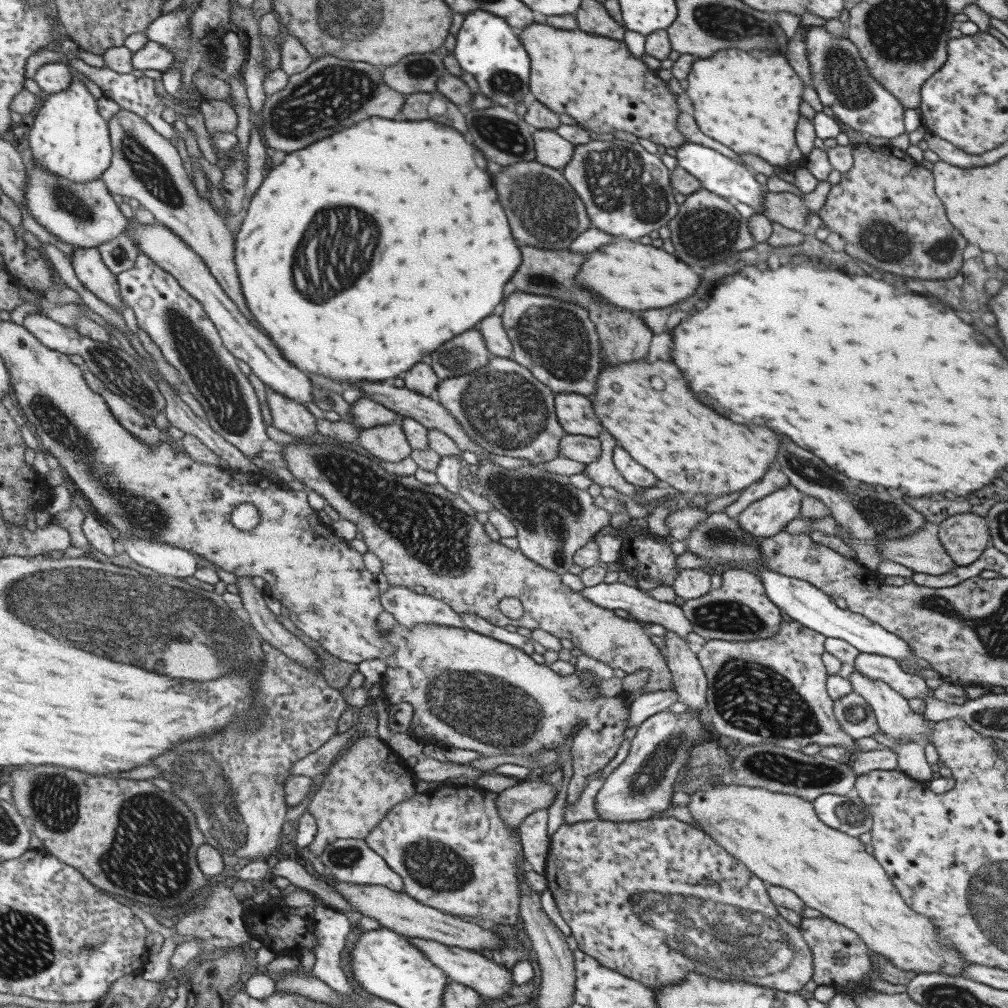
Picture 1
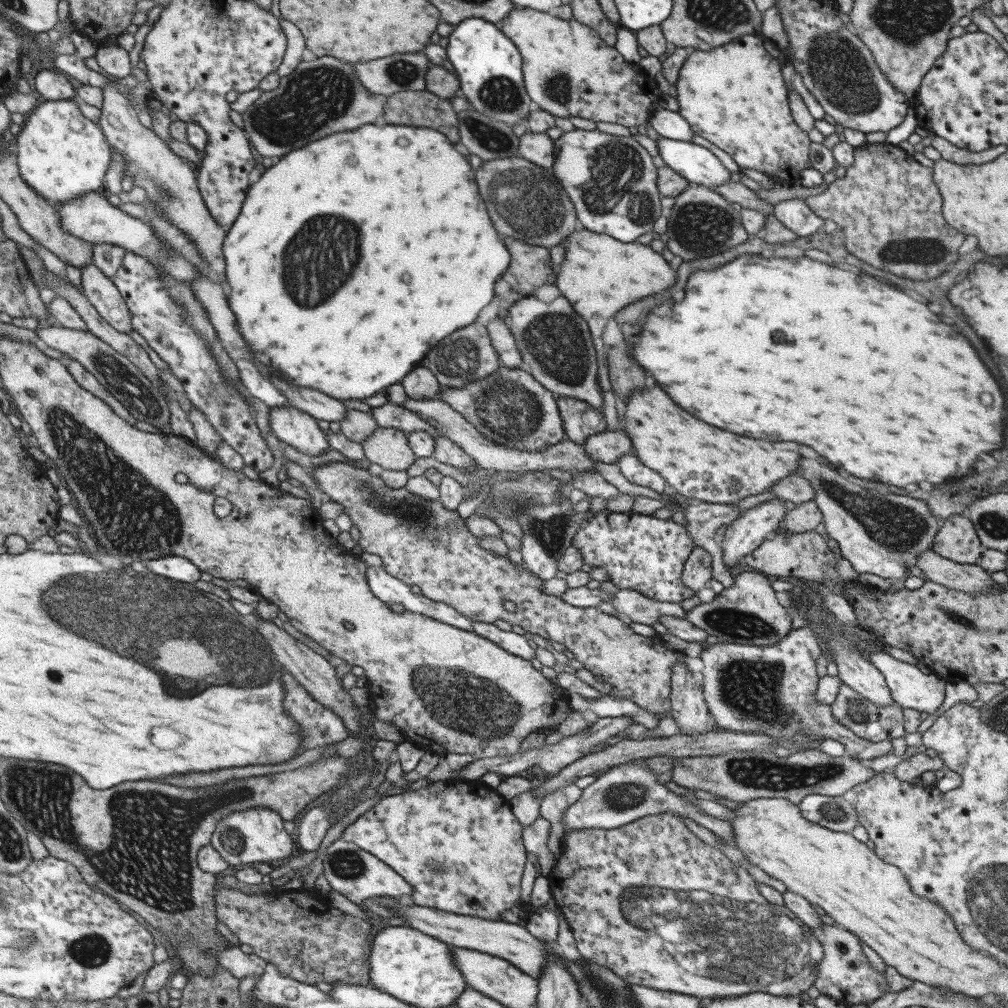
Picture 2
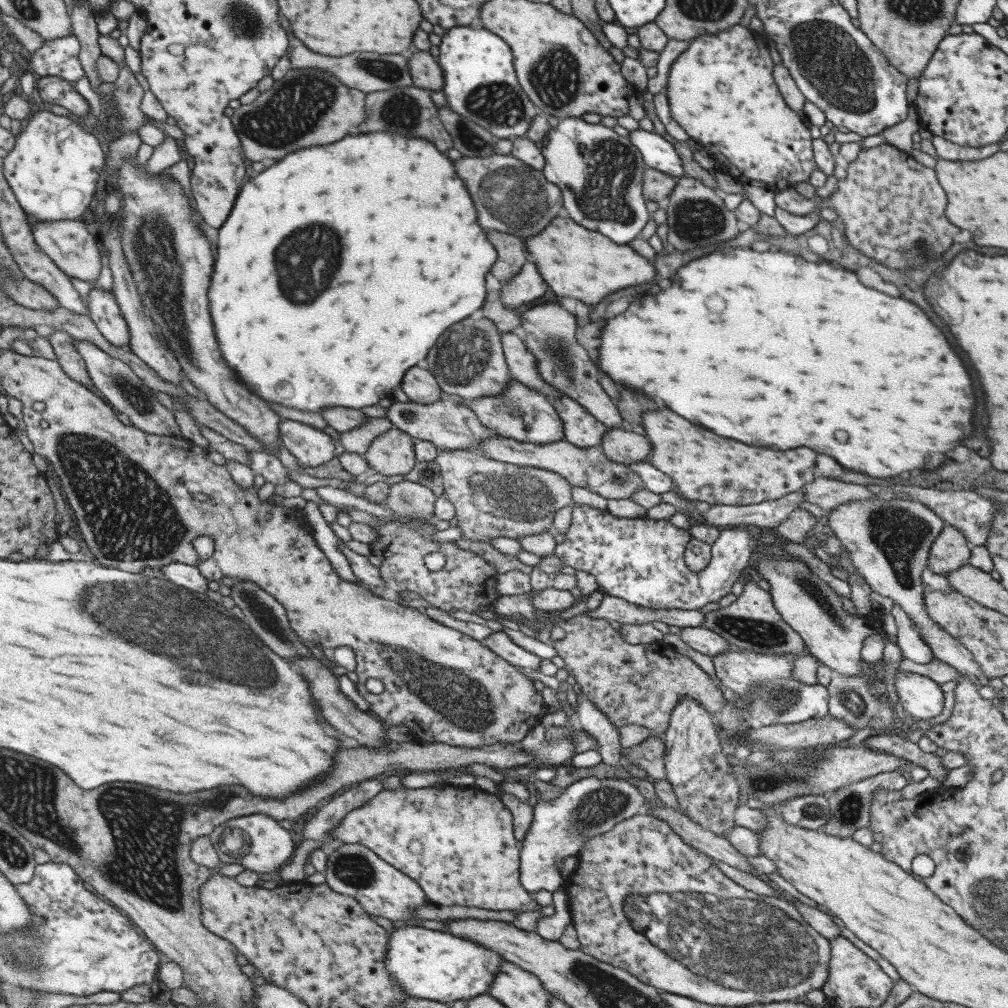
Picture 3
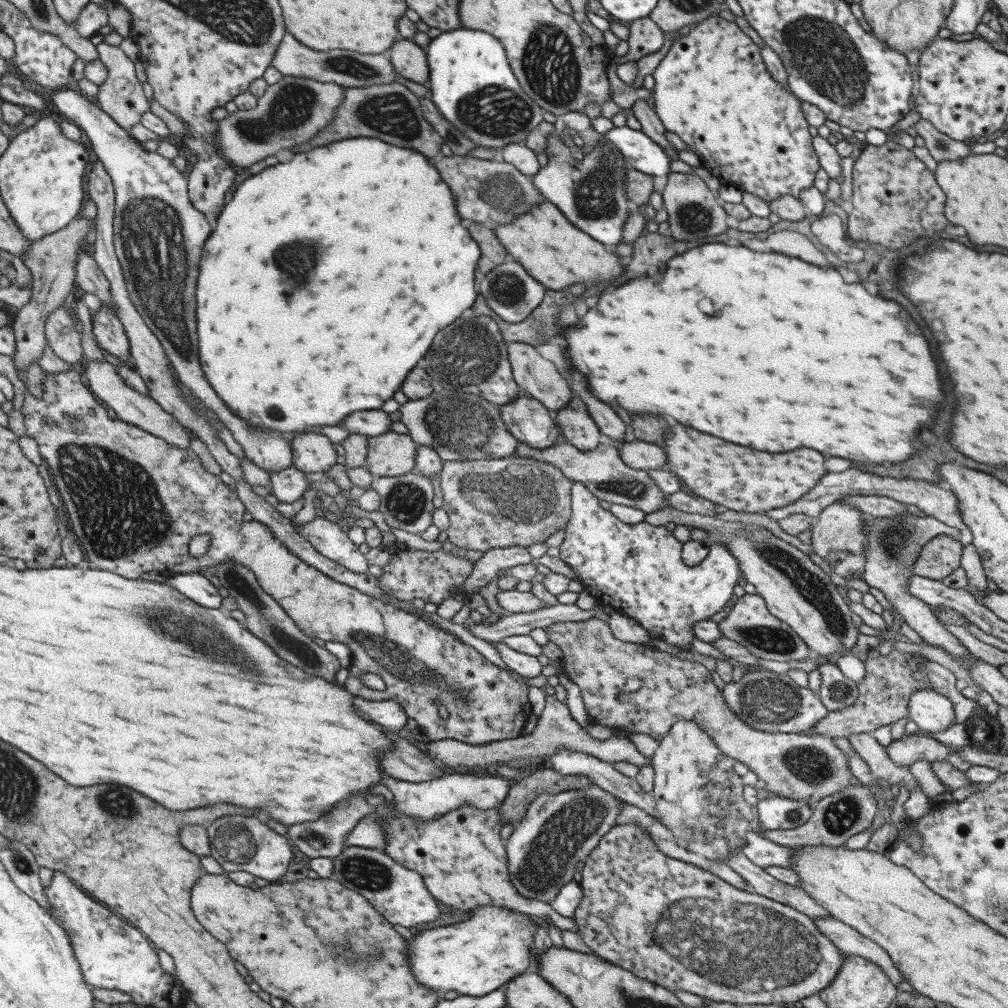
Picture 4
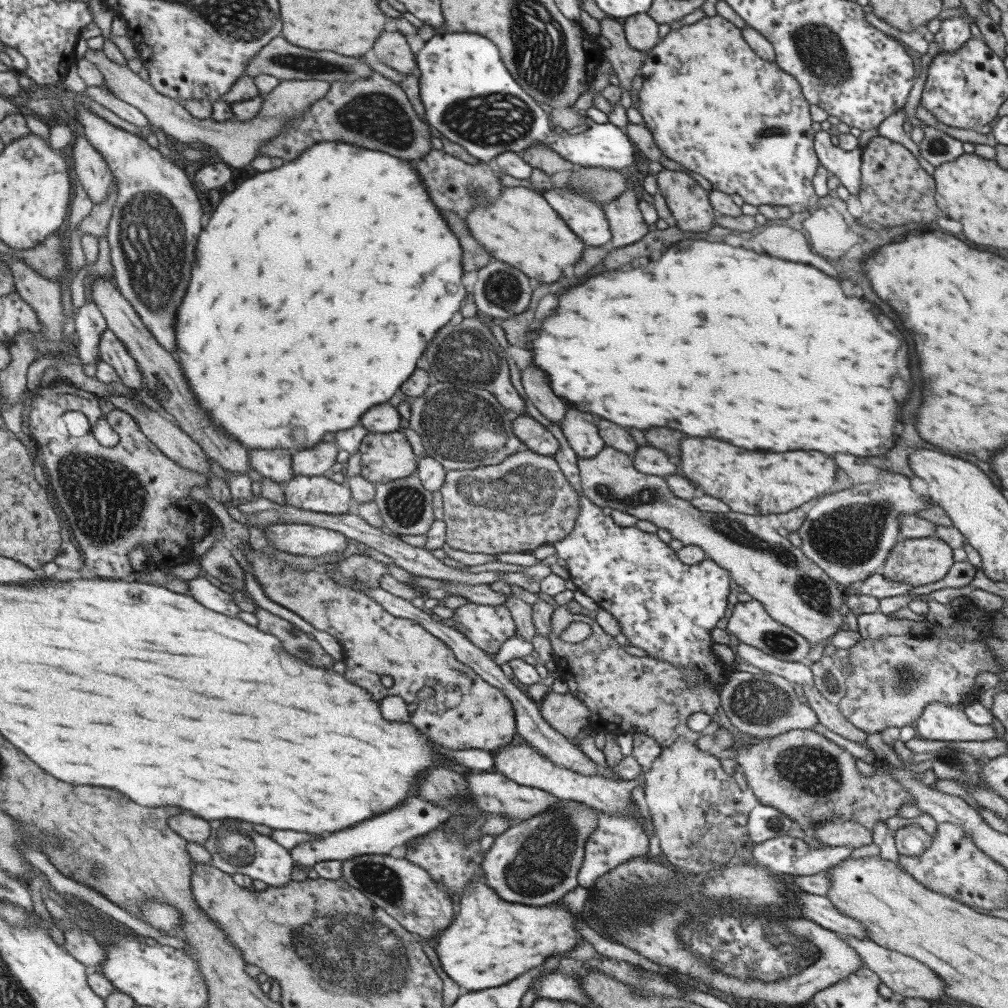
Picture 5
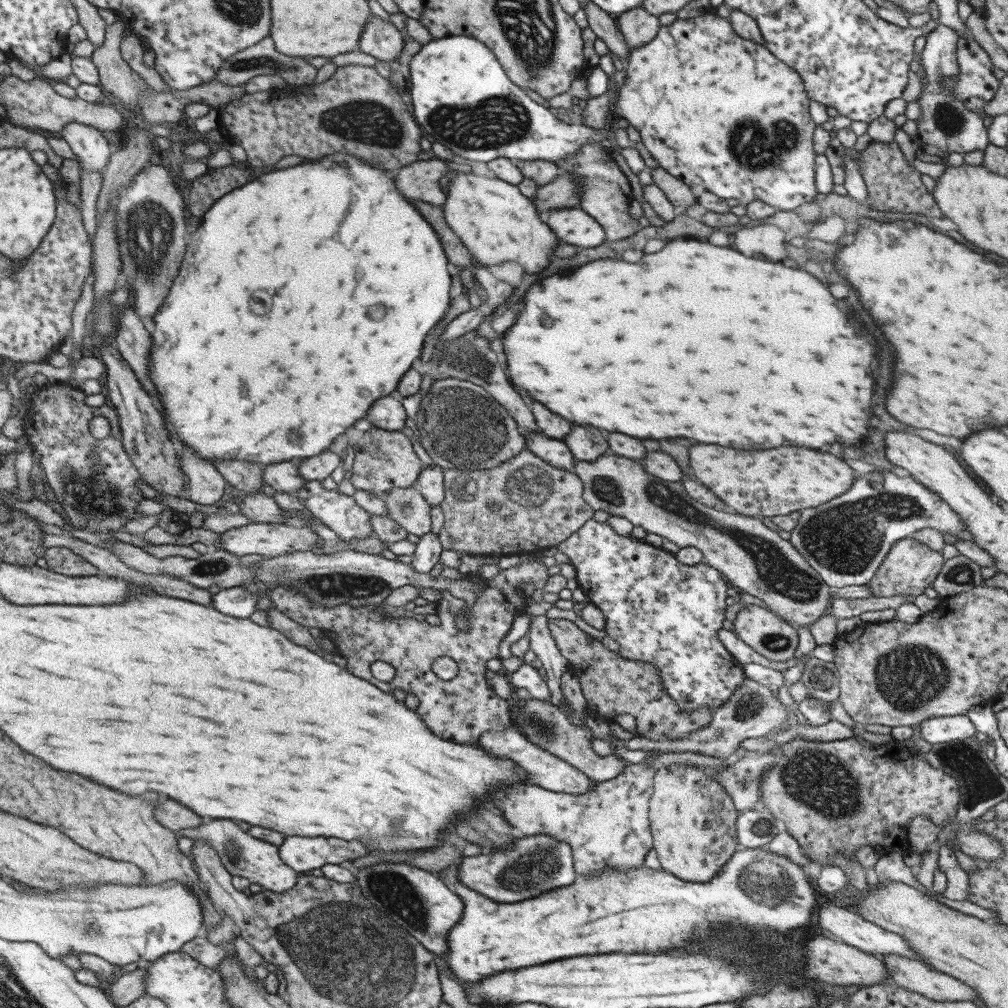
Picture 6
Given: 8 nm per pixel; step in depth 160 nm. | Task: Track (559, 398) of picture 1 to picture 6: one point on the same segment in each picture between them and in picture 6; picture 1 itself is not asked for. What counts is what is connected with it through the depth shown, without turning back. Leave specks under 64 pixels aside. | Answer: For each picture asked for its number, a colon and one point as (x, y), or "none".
2: (569, 409)
3: (580, 429)
4: (576, 427)
5: (577, 427)
6: (585, 443)

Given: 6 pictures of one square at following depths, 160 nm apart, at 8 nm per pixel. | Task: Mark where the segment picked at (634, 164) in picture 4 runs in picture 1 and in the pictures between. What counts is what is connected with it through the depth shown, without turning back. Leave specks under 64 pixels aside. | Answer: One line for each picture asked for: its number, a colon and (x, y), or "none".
1: (721, 175)
2: (697, 164)
3: (657, 153)

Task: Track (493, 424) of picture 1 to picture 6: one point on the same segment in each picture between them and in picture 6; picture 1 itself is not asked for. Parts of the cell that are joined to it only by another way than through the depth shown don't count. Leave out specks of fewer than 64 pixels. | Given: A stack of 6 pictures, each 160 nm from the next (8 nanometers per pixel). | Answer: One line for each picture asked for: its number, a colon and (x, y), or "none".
2: (509, 407)
3: (518, 412)
4: (526, 419)
5: (537, 438)
6: (553, 451)

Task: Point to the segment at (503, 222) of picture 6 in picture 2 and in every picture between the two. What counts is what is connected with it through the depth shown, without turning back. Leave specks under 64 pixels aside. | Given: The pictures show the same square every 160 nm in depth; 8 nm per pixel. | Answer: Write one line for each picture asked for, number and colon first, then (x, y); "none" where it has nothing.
2: (599, 275)
3: (577, 263)
4: (548, 248)
5: (519, 228)

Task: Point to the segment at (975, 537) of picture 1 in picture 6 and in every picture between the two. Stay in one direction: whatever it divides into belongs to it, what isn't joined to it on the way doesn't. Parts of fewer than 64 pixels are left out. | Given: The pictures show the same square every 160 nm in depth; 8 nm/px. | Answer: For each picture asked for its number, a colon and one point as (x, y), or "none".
2: (955, 540)
3: (949, 550)
4: (940, 556)
5: (917, 561)
6: (909, 566)

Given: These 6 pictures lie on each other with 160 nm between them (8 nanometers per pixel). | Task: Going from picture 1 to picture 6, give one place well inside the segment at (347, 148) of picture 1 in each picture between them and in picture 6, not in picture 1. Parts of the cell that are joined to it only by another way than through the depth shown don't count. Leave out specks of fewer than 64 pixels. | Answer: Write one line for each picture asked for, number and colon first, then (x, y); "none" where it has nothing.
2: (394, 210)
3: (411, 241)
4: (369, 232)
5: (319, 283)
6: (267, 350)

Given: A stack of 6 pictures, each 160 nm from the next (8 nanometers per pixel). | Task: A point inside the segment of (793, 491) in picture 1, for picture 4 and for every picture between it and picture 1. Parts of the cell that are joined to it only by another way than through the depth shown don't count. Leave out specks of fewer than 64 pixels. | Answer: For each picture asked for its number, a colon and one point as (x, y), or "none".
2: (741, 536)
3: (640, 560)
4: (636, 569)

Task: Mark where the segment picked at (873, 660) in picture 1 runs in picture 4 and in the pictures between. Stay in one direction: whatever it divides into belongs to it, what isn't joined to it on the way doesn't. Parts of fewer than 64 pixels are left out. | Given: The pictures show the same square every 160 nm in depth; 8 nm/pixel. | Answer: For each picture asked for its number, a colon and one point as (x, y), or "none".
2: (910, 688)
3: (919, 696)
4: (931, 712)

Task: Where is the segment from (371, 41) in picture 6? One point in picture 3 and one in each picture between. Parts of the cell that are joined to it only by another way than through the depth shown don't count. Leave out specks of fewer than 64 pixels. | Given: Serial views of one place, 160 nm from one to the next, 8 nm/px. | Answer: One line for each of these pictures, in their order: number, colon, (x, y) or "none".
3: (425, 73)
4: (408, 59)
5: (391, 49)

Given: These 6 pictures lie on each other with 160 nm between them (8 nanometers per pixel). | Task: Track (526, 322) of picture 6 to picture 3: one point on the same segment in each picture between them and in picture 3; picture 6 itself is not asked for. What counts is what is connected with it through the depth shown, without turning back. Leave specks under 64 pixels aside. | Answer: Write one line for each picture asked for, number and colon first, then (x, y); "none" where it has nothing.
3: (813, 358)
4: (759, 349)
5: (767, 355)

